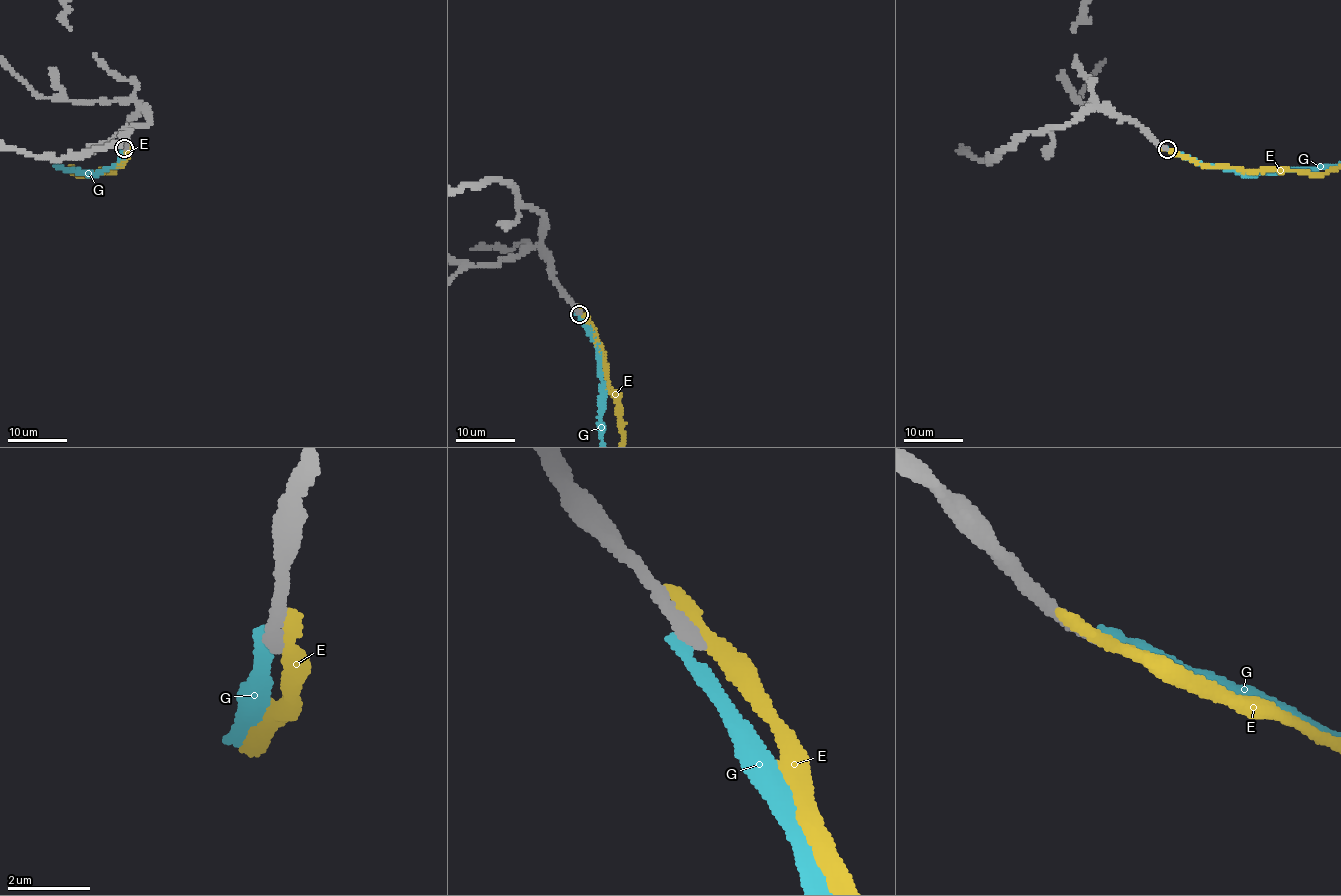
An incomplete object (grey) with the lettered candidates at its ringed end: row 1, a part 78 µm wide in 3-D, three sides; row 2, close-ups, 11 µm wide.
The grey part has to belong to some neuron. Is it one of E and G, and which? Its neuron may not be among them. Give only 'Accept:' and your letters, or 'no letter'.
Accept: no letter

